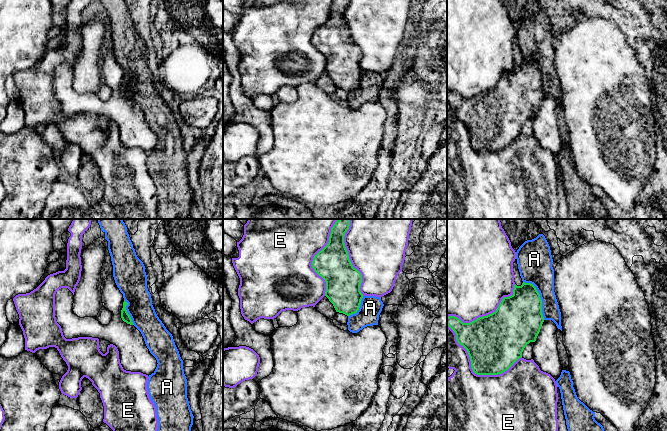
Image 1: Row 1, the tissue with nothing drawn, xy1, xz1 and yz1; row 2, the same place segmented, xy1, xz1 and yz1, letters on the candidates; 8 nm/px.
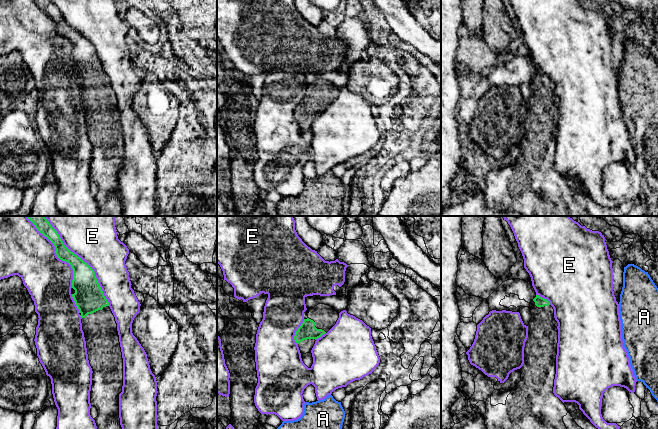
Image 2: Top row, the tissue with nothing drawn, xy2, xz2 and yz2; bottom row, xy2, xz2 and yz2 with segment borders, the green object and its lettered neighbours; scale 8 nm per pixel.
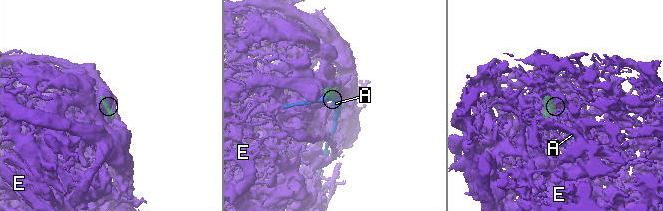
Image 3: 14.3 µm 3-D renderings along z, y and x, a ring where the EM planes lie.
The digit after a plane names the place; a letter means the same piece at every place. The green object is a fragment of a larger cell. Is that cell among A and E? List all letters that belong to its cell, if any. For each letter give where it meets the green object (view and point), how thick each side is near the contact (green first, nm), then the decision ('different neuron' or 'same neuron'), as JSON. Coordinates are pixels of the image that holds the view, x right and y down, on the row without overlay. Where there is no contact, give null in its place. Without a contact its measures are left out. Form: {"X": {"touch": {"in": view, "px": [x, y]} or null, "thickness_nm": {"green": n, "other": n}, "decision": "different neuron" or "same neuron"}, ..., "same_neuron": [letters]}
{"A": {"touch": {"in": "yz1", "px": [539, 73]}, "thickness_nm": {"green": 380, "other": 260}, "decision": "different neuron"}, "E": {"touch": {"in": "yz1", "px": [473, 147]}, "thickness_nm": {"green": 420, "other": 460}, "decision": "different neuron"}, "same_neuron": []}

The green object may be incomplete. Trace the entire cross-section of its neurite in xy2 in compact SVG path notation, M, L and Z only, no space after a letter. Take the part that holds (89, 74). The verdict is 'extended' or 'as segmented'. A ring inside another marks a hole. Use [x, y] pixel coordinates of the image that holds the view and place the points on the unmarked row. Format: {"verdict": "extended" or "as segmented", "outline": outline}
{"verdict": "extended", "outline": "M51 0L34 1L40 9L54 20L57 33L68 38L73 45L72 64L75 69L72 70L72 73L81 90L88 136L93 147L90 179L98 186L98 192L94 196L98 205L99 216L123 216L119 194L119 170L122 168L123 162L123 134L117 99L109 83L109 78L103 70L94 46L64 21Z"}

